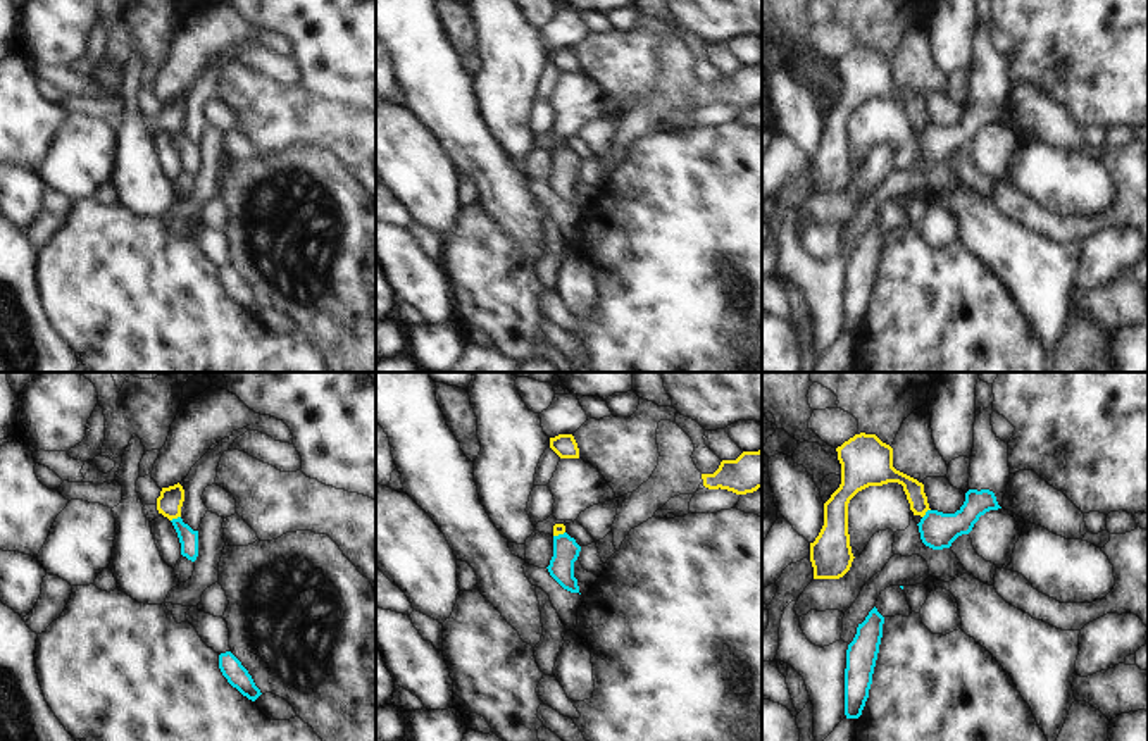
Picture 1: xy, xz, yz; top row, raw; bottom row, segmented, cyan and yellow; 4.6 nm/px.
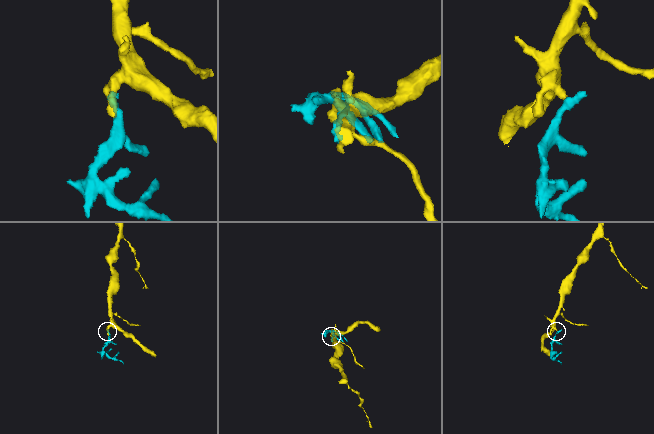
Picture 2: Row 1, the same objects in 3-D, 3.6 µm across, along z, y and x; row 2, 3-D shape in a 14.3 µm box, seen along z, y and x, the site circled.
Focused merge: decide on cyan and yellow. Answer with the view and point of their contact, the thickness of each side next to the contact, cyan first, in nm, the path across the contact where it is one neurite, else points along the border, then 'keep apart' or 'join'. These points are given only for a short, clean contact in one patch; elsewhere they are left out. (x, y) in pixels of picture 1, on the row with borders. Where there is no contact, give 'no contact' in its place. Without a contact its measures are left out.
meets cyan in xy at (174, 519); 90 nm thick on the cyan side, 120 nm on the other; border along xy (180, 516), (171, 521); keep apart

